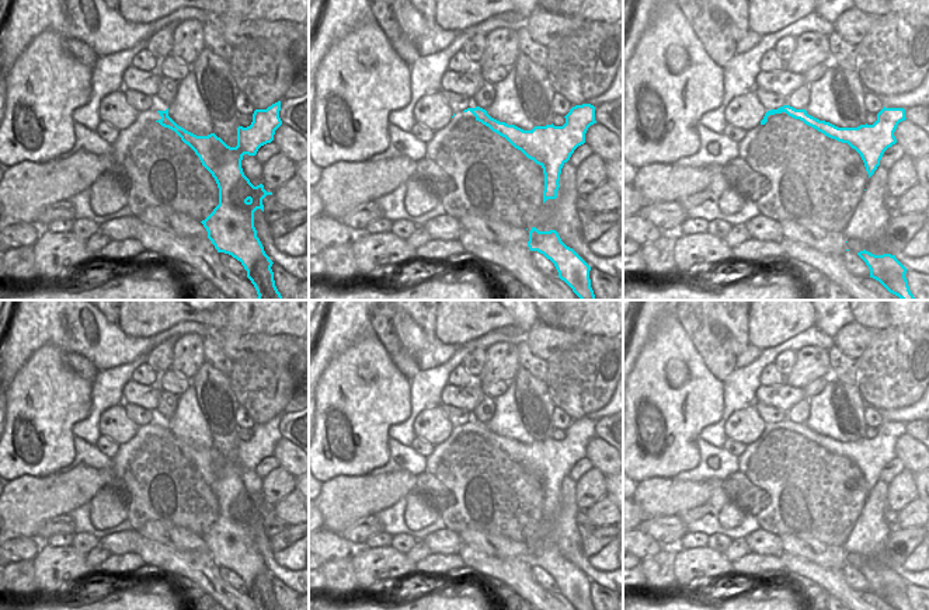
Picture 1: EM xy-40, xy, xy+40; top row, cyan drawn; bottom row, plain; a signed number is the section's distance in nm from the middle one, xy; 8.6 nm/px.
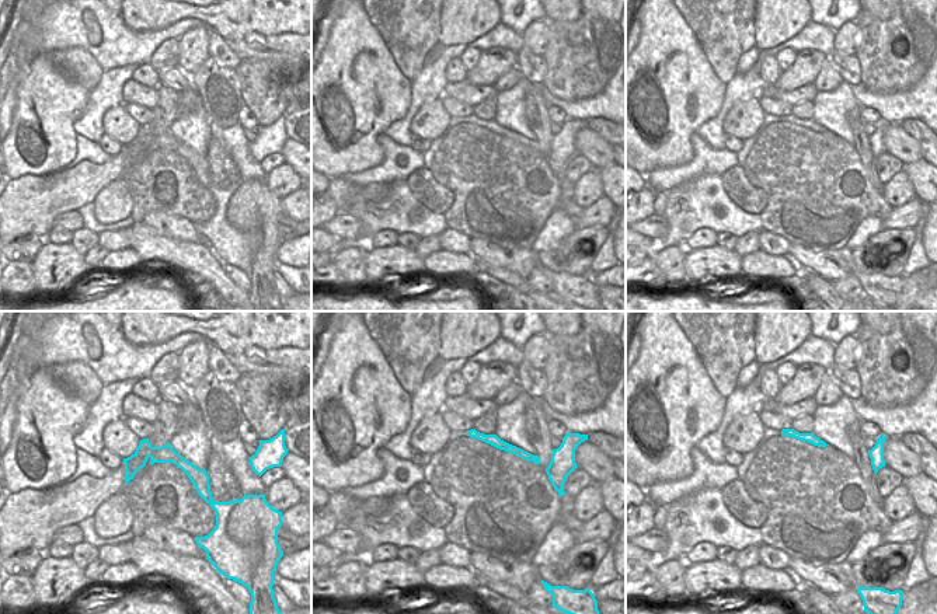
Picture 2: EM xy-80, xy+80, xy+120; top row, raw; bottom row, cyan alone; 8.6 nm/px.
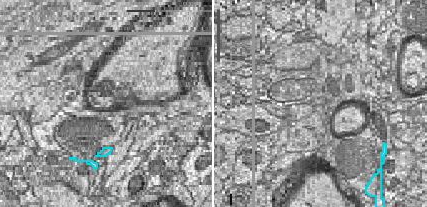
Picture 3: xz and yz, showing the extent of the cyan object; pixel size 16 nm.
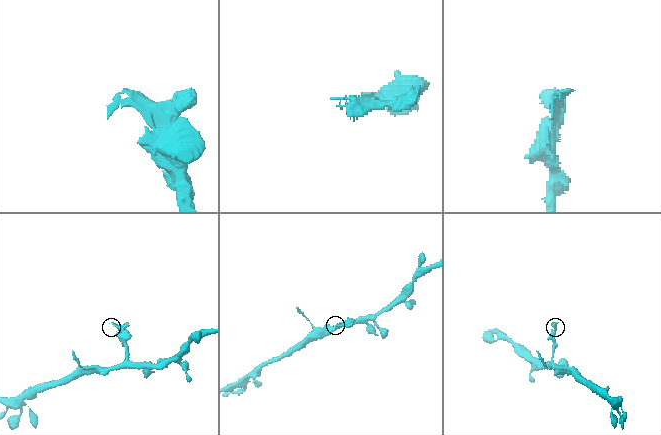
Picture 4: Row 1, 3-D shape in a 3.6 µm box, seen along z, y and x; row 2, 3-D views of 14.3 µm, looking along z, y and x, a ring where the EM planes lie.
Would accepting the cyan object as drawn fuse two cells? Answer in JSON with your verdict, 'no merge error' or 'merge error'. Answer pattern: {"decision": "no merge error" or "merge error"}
{"decision": "merge error"}

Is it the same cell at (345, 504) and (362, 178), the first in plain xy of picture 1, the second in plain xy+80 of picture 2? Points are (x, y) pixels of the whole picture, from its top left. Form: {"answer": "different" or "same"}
{"answer": "different"}

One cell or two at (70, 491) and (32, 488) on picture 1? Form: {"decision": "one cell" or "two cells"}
{"decision": "one cell"}

